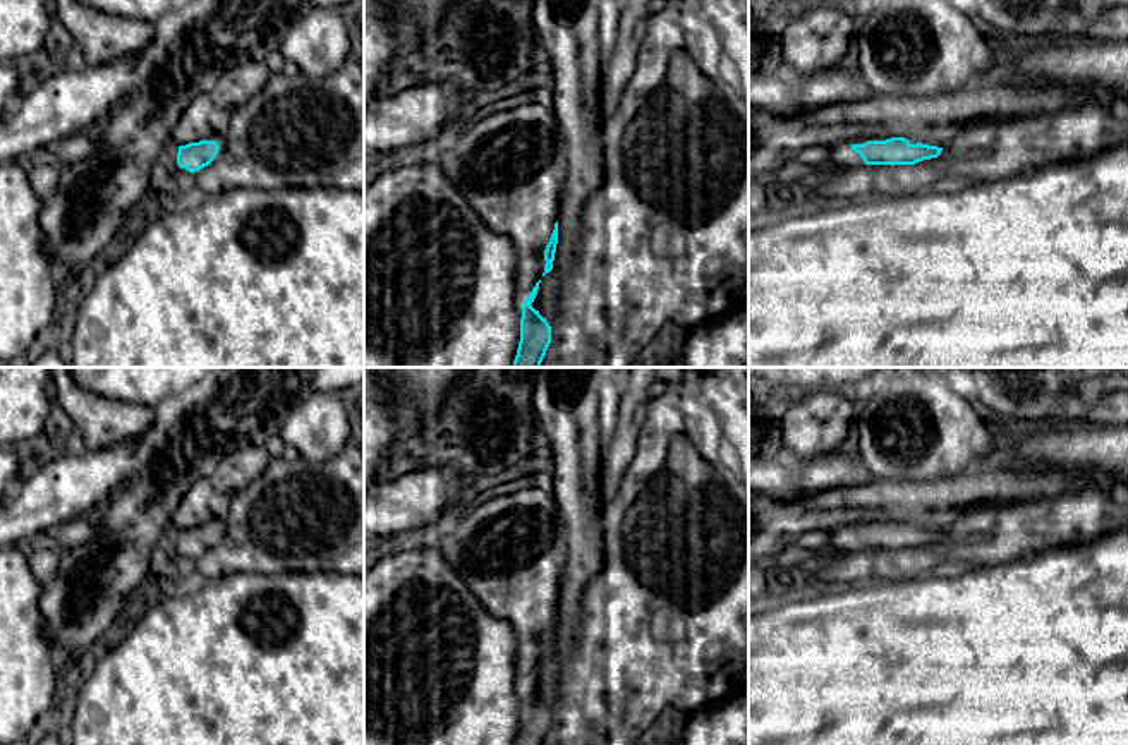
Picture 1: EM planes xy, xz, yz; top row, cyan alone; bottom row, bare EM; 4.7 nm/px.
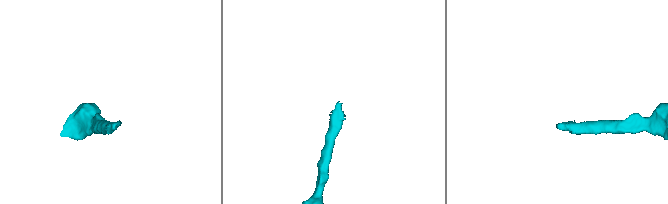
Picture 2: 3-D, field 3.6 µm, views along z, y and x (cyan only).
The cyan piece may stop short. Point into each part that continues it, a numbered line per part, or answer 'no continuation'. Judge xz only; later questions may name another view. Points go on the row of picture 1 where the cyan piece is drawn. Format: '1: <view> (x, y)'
no continuation

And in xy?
1: xy (172, 158)

